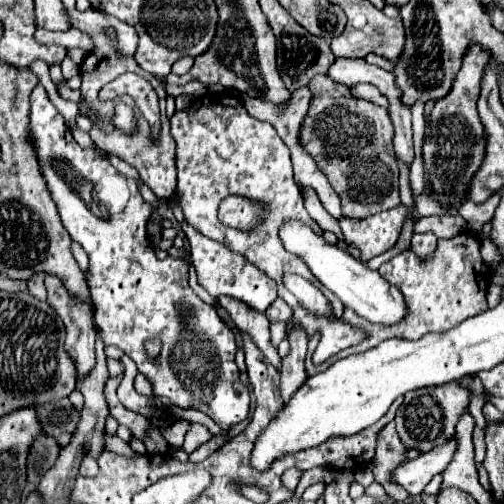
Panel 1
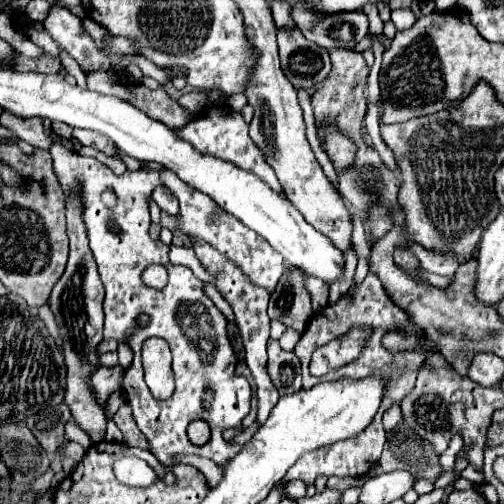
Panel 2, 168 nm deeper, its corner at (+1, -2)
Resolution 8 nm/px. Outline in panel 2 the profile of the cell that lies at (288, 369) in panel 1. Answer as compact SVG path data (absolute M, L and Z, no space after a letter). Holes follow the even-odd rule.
M304 271L284 273L276 291L270 295L268 317L278 319L296 331L304 331L308 321L312 319L312 303L308 291L304 291Z

